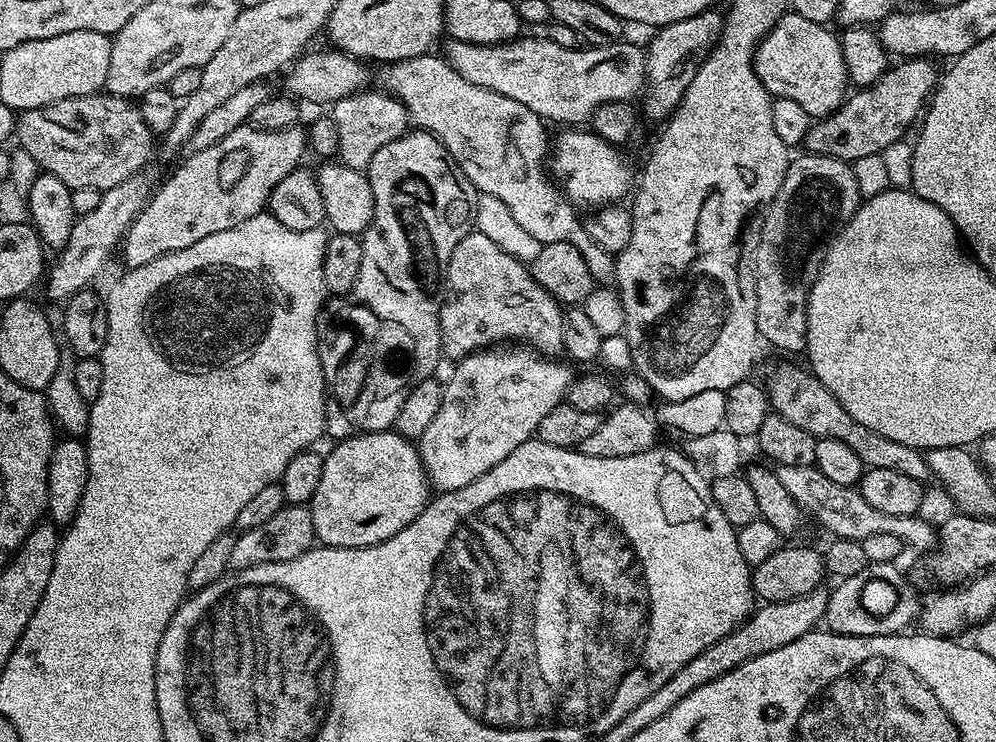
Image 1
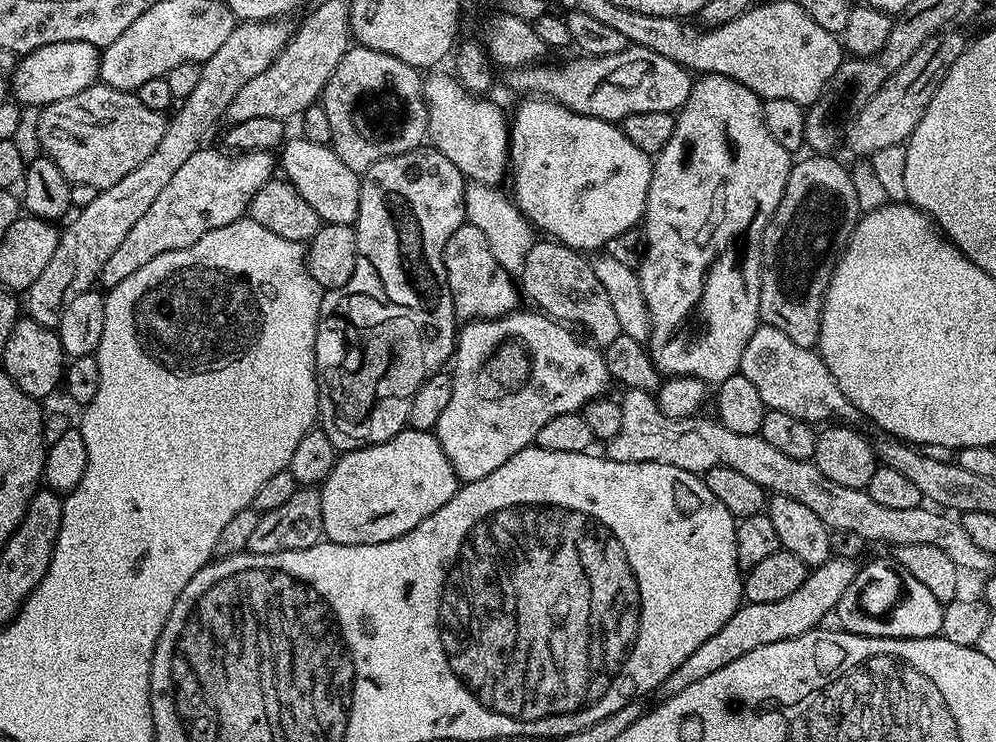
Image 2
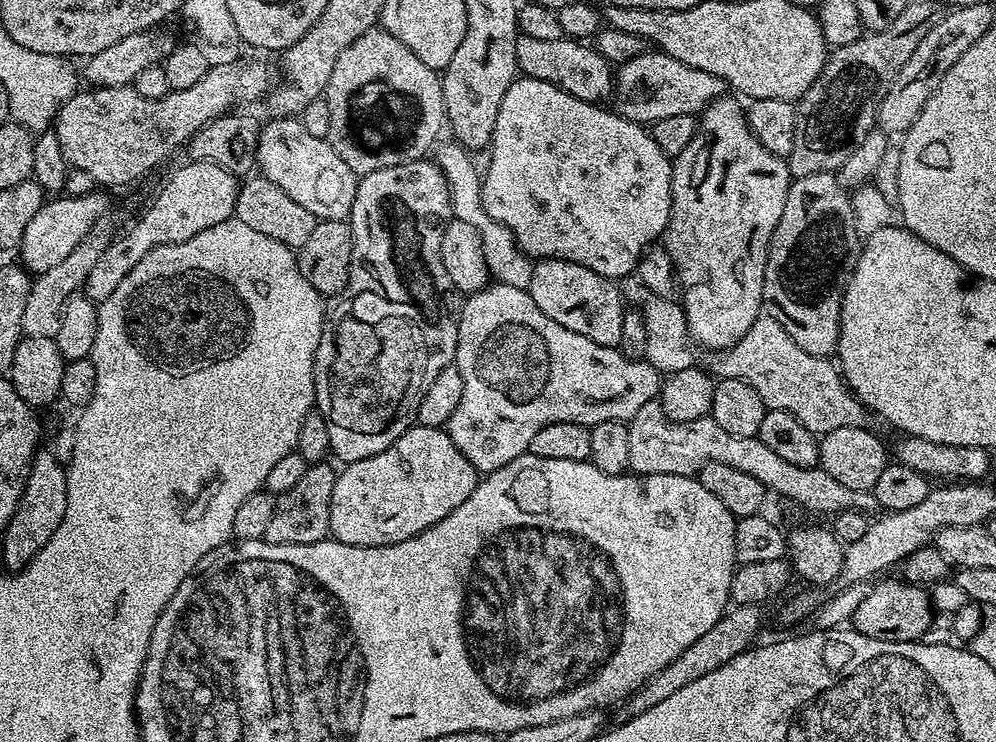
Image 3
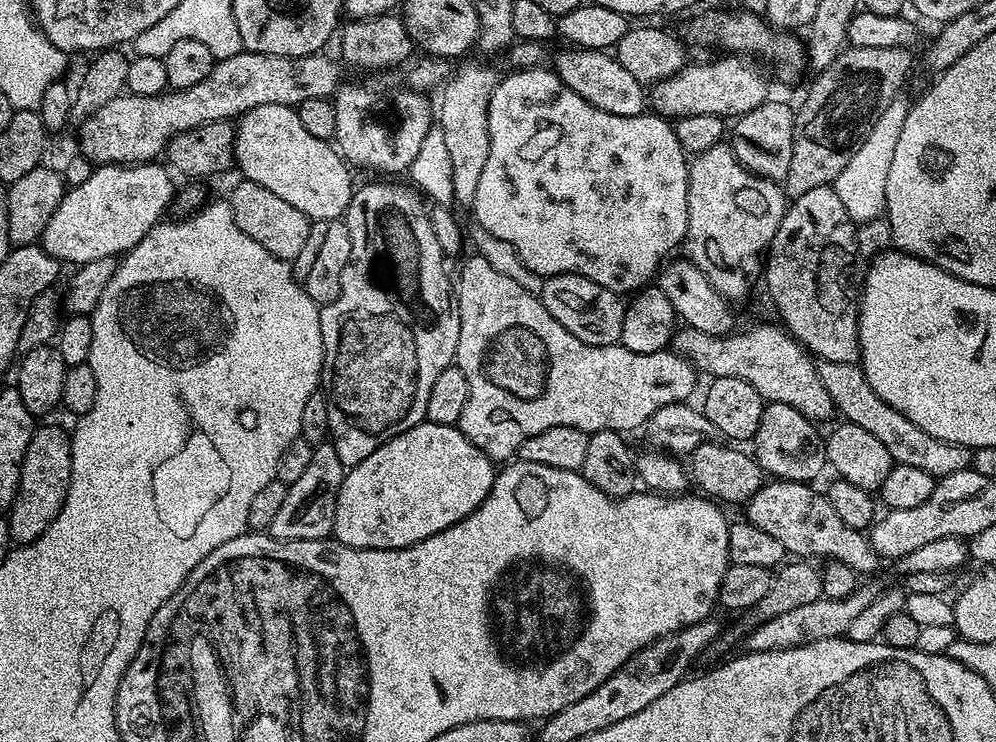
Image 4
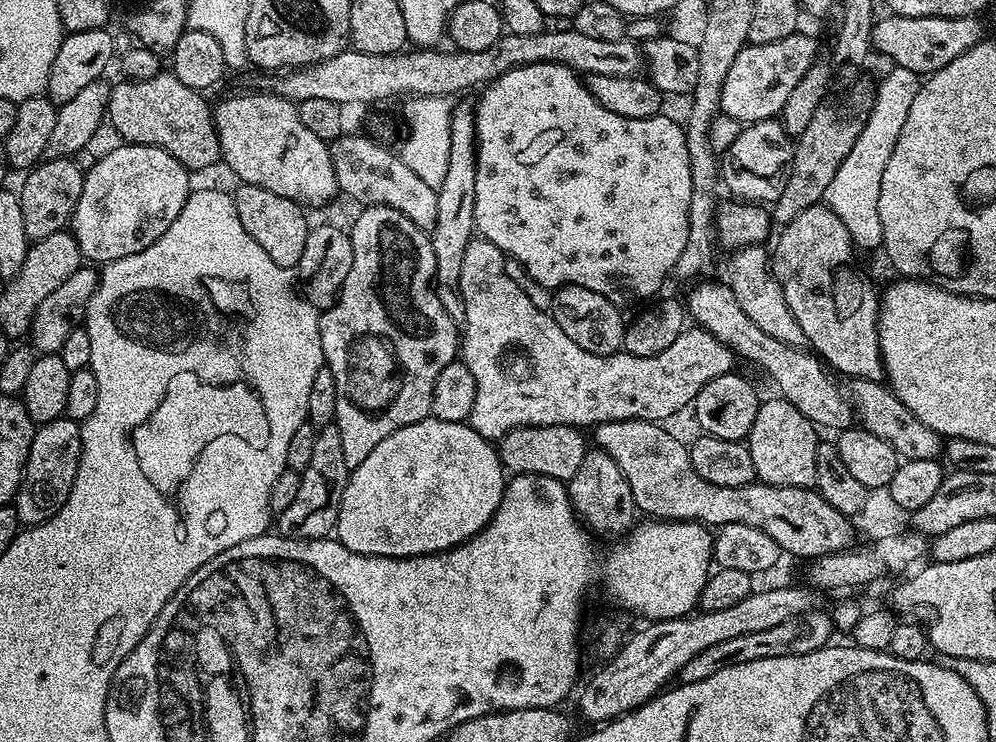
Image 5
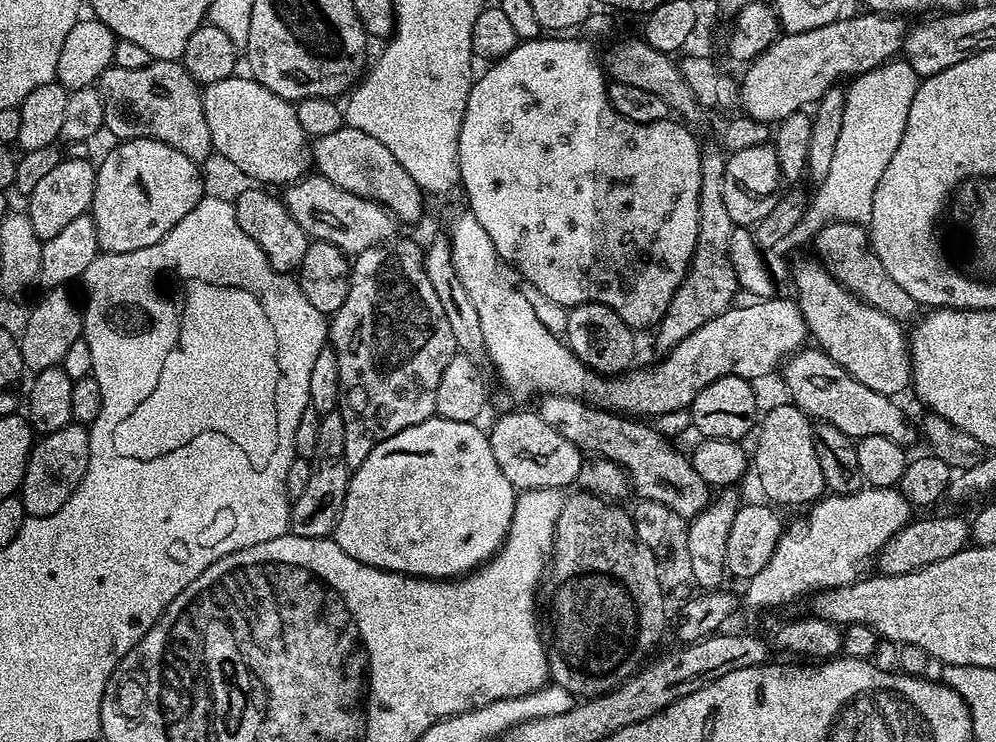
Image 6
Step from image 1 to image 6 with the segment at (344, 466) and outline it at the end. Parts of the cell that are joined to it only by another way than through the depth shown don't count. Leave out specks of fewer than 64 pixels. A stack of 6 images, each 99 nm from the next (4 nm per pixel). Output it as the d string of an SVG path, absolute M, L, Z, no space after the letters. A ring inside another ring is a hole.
M431 416L426 422L418 422L418 426L410 426L406 430L398 430L390 438L378 442L370 454L366 454L366 462L358 466L349 475L348 489L346 490L346 502L342 506L342 514L336 523L334 539L350 558L358 558L366 566L381 568L387 572L398 572L401 576L419 576L426 580L451 580L459 578L466 573L484 564L497 549L503 544L506 534L510 528L513 518L514 506L516 505L517 489L502 474L502 469L498 467L498 462L494 459L494 450L490 450L488 433L479 423L473 422L450 422L441 416Z

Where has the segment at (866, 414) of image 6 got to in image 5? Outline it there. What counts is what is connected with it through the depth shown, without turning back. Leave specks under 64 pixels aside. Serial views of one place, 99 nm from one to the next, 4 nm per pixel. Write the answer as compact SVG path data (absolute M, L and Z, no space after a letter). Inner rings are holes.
M704 278L693 283L686 299L686 312L693 325L706 329L714 338L731 348L737 357L753 360L774 383L780 387L779 395L806 414L810 422L824 428L843 430L853 427L854 411L845 389L836 385L837 377L827 364L811 351L795 348L772 338L746 316L745 311L734 298L734 291L727 283ZM836 379L836 380L835 380ZM824 427L824 428L823 428Z

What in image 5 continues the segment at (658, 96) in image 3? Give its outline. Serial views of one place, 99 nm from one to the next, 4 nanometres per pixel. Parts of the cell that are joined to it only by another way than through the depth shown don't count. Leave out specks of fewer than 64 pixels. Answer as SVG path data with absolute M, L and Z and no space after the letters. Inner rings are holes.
M798 30L778 42L765 44L745 44L734 58L726 82L722 82L720 95L721 113L737 120L742 126L759 120L779 117L786 106L786 98L794 94L794 86L802 82L806 70L817 63L816 40L807 36L804 30Z

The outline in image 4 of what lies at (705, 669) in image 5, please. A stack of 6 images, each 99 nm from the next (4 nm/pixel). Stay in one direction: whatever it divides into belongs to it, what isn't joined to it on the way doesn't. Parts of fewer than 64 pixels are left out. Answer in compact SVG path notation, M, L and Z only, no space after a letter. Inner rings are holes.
M861 583L849 596L841 600L829 600L821 598L806 606L797 606L786 614L778 614L778 618L770 618L762 622L758 627L747 633L749 652L769 652L770 650L790 650L810 642L822 642L823 640L834 640L843 637L848 631L850 622L866 606L870 606L878 597L878 589L872 584Z

